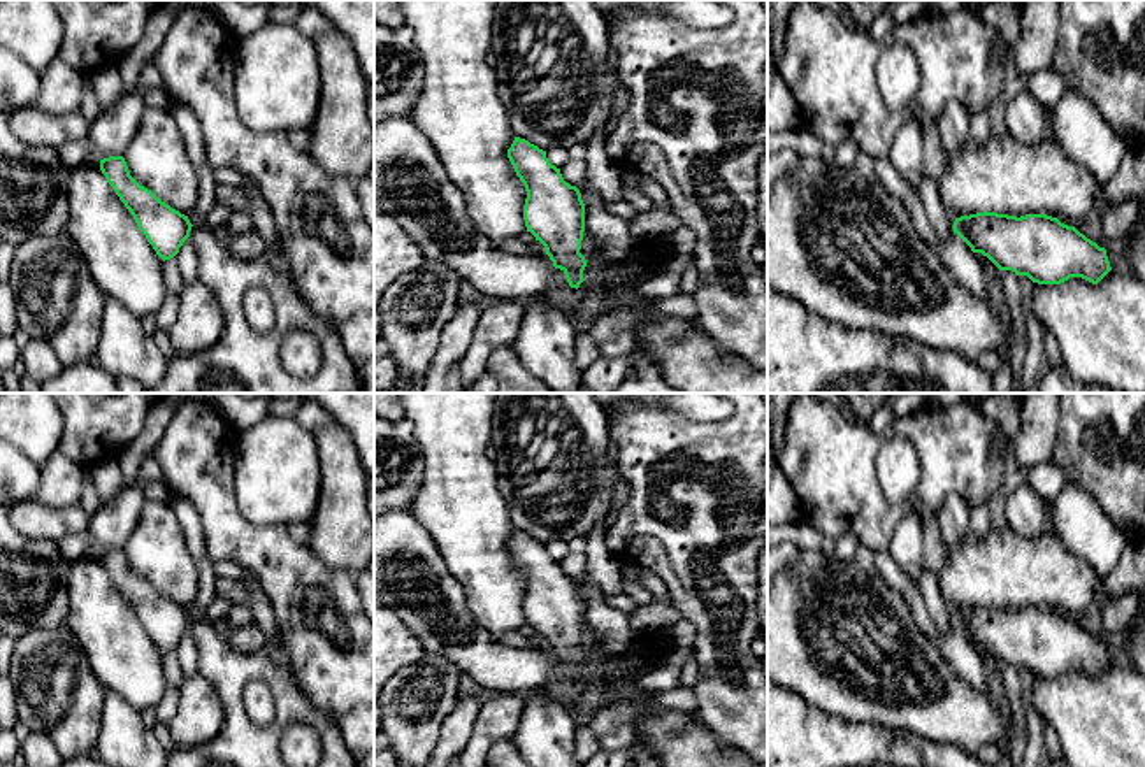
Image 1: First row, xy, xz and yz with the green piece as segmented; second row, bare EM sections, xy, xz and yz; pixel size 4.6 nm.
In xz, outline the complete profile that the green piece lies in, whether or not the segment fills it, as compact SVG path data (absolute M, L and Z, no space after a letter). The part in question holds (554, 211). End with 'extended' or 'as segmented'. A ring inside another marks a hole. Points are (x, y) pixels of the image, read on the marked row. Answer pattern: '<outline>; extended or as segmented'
M515 137L508 158L525 186L523 219L527 232L539 240L555 269L565 274L571 288L580 288L585 256L580 253L585 232L585 204L576 186L564 181L546 151Z; as segmented

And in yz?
M983 211L955 218L954 233L957 233L973 253L987 256L999 270L1027 276L1038 284L1061 284L1069 277L1082 277L1098 284L1112 270L1105 247L1099 247L1075 226L1068 226L1047 214L1017 218Z; as segmented

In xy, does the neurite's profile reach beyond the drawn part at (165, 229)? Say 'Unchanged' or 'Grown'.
Unchanged

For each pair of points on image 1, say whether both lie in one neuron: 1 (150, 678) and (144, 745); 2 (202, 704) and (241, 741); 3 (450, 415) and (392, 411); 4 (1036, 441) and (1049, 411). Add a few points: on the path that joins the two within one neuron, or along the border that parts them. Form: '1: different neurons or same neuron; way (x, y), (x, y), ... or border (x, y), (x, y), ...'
1: different neurons; border (106, 690), (116, 692), (141, 713)
2: different neurons; border (211, 683), (223, 725), (188, 748)
3: different neurons; border (403, 411), (406, 416)
4: same neuron; way (1036, 434), (1042, 418)

